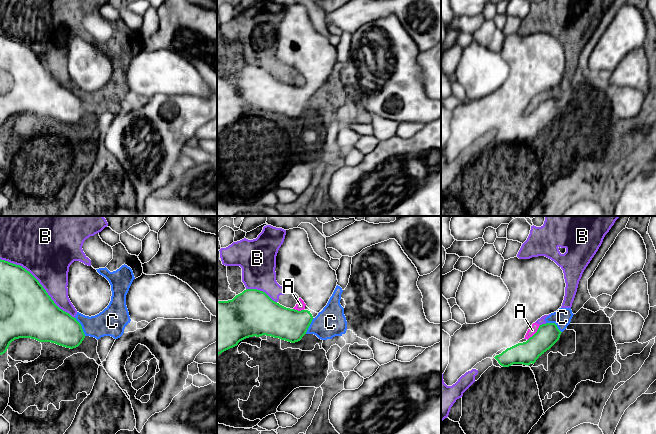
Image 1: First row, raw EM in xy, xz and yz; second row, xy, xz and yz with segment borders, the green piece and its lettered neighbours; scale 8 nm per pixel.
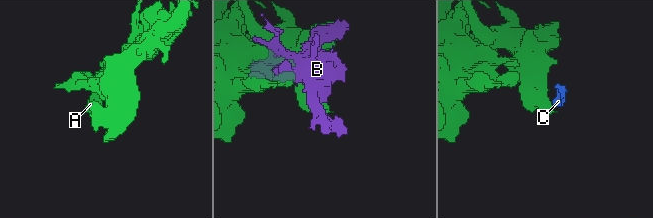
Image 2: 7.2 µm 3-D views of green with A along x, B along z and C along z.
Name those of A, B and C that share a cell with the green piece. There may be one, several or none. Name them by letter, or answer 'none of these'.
none of these

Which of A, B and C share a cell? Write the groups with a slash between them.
A B C

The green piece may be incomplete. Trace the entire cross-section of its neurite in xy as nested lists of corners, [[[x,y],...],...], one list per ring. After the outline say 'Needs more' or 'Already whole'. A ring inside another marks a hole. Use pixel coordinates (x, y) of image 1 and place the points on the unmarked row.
[[[0,35],[0,131],[7,127],[12,117],[19,114],[31,114],[39,118],[51,118],[73,125],[82,119],[85,110],[76,94],[60,85],[29,47],[20,41]]]. Already whole

